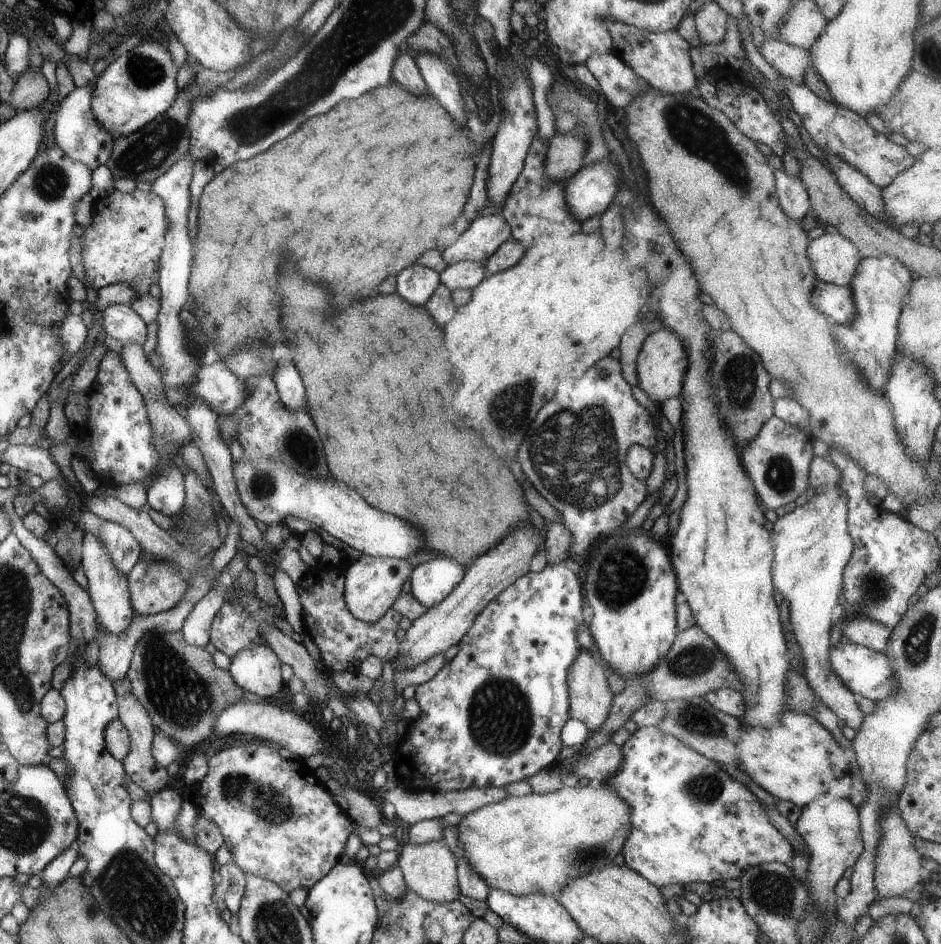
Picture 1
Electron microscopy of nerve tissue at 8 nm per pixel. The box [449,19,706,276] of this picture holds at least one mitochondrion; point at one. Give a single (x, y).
(578, 118)

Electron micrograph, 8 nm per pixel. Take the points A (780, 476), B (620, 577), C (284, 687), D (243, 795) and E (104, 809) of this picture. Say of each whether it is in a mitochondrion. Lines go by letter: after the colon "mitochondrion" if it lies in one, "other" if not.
A: mitochondrion
B: mitochondrion
C: other
D: mitochondrion
E: other

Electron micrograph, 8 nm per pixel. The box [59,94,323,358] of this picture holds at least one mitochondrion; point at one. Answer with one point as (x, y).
(149, 152)

